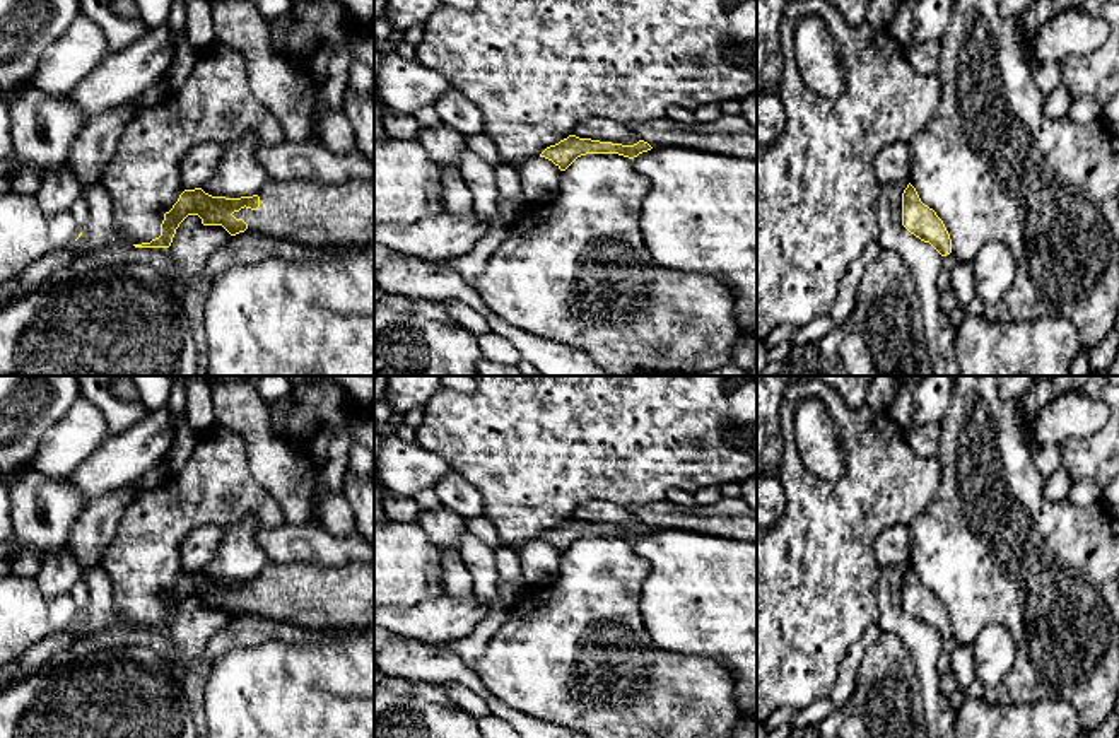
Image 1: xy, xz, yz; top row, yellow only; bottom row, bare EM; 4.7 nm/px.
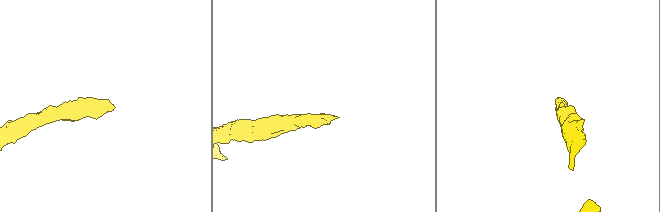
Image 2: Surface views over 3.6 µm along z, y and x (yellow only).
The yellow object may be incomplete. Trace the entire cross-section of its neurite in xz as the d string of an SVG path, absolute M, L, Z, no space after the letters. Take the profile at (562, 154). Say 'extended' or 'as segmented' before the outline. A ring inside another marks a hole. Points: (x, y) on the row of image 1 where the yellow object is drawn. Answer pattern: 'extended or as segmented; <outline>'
extended; M721 114L716 121L697 121L694 125L665 116L634 121L627 128L639 137L637 144L622 145L569 135L547 147L540 157L552 161L560 171L565 171L577 157L586 154L618 154L634 159L642 152L668 145L757 159L757 128L741 116Z

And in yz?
as segmented; M909 183L902 193L902 226L924 243L929 243L941 256L952 253L952 239L933 208L924 205Z

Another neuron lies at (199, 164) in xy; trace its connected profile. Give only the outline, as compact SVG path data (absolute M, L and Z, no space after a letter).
M203 142L191 147L181 161L179 176L186 190L202 188L214 176L227 145Z

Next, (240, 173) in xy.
M255 133L229 144L219 167L202 190L212 196L241 198L256 195L272 178L258 161L261 144Z

